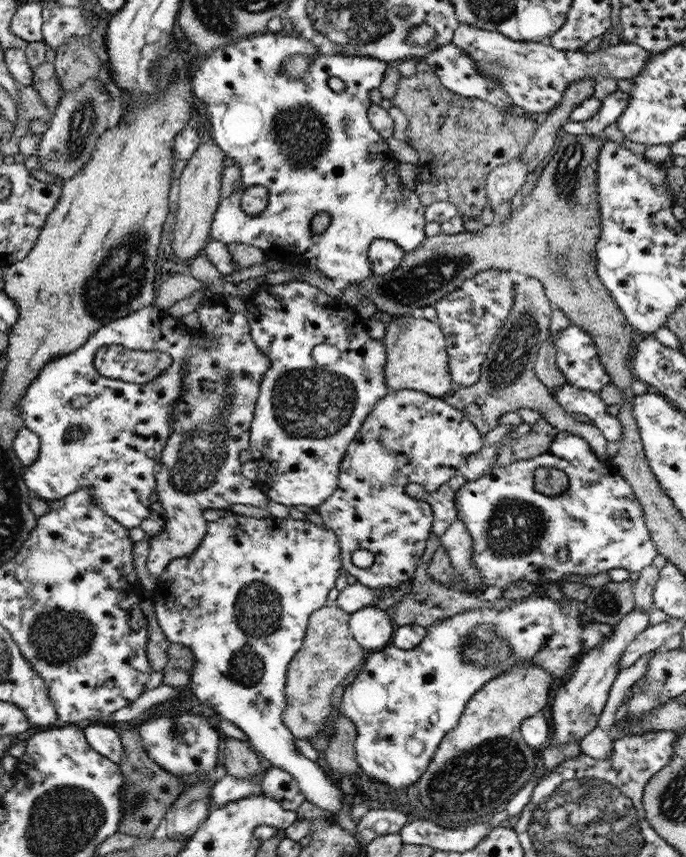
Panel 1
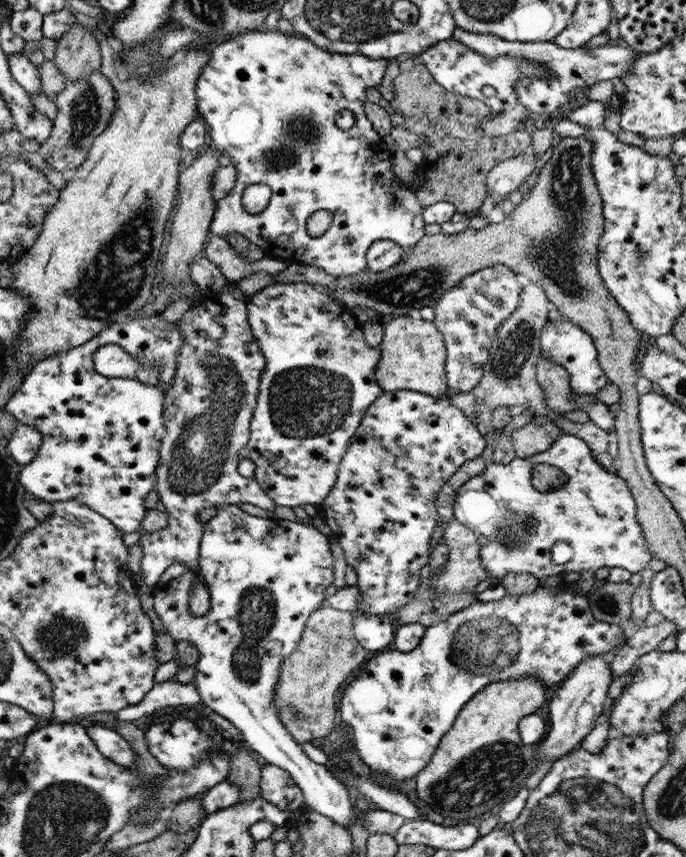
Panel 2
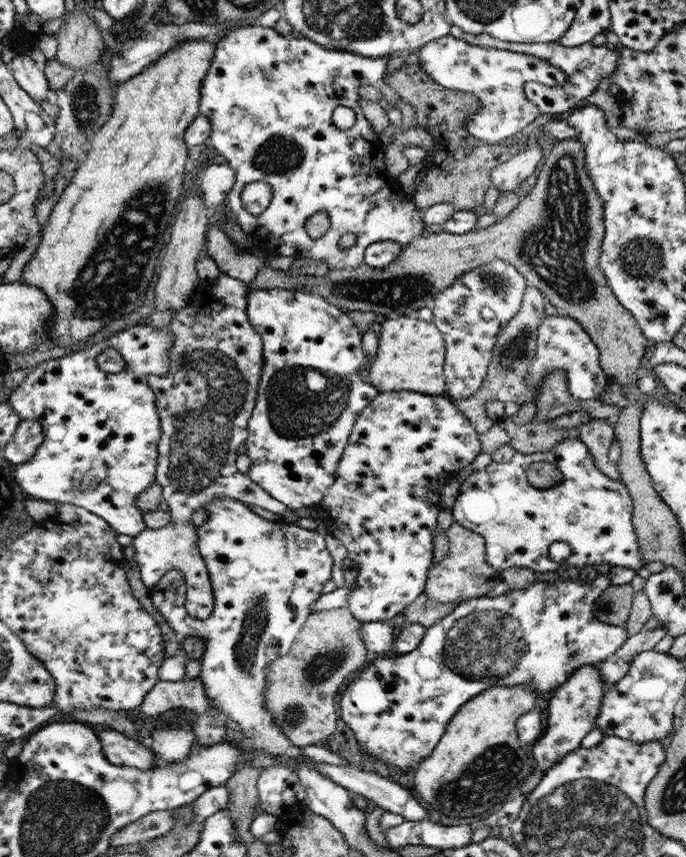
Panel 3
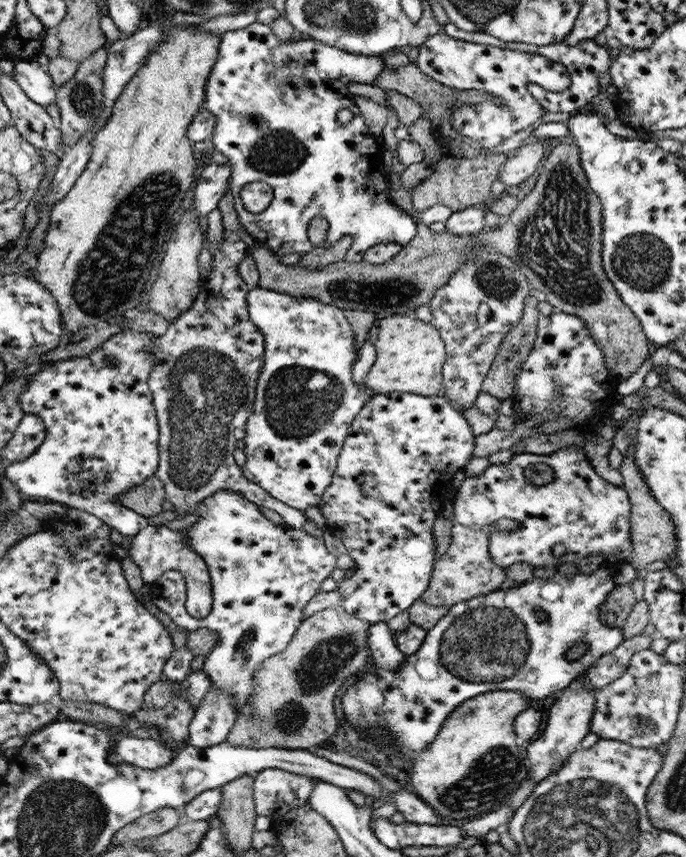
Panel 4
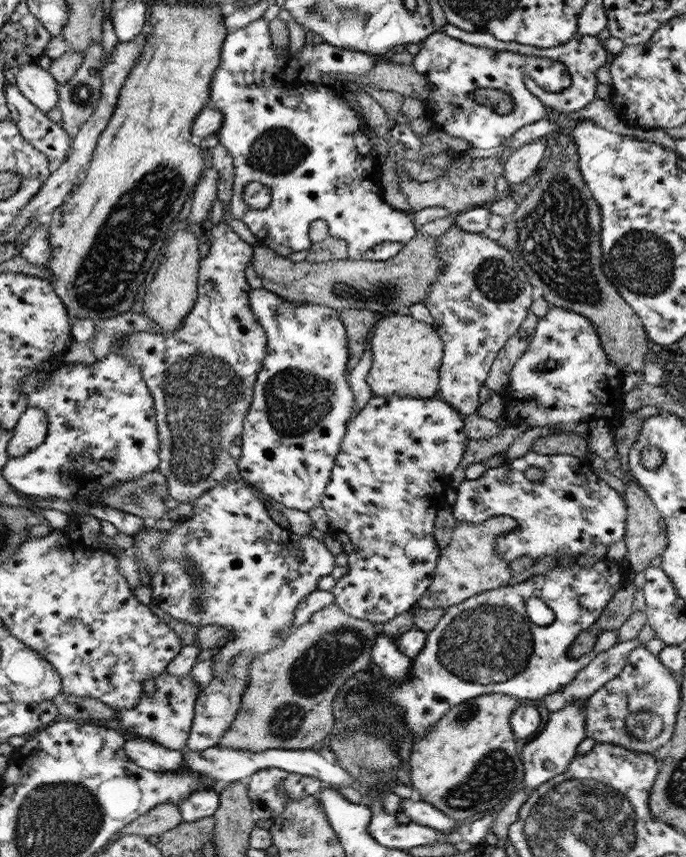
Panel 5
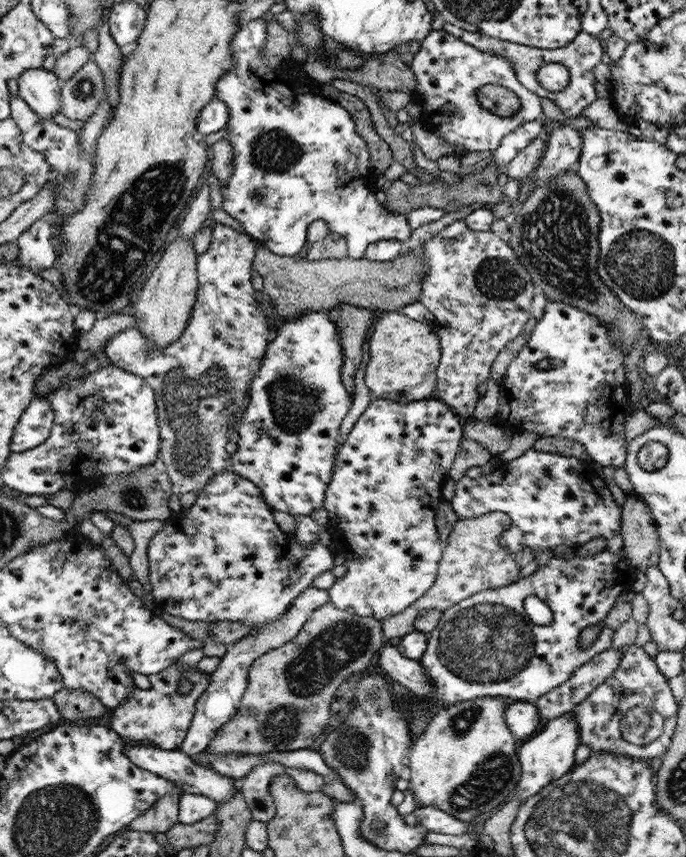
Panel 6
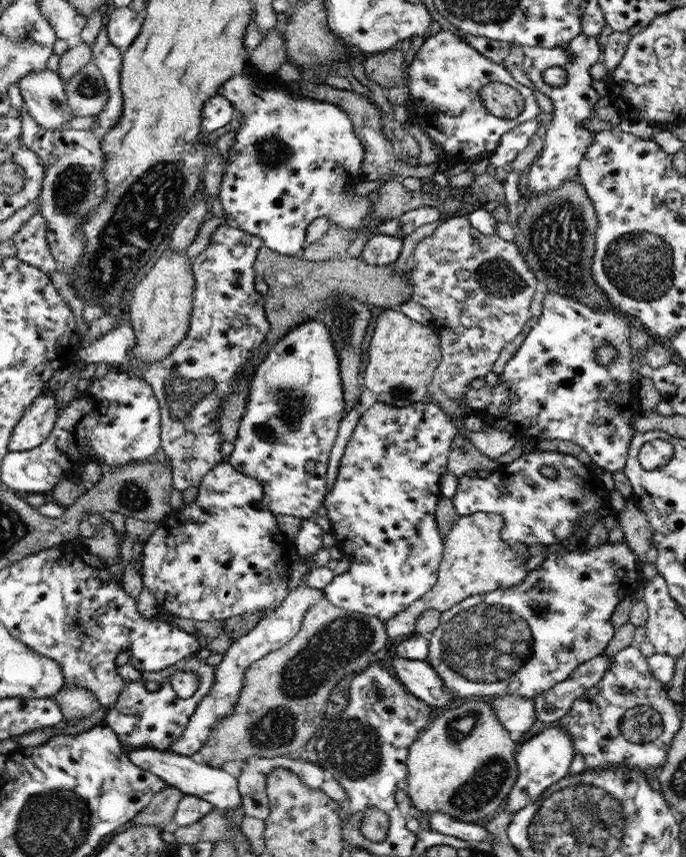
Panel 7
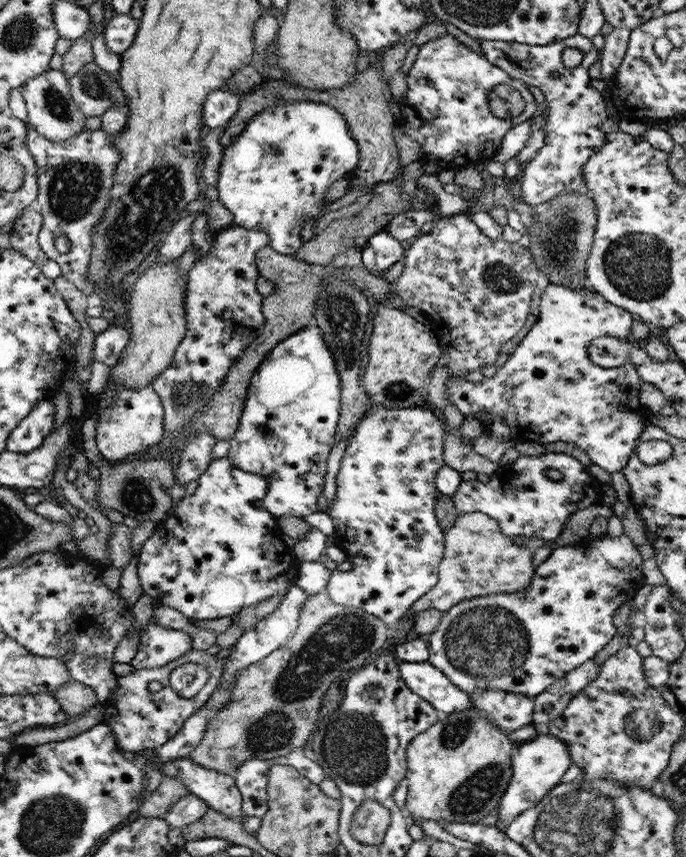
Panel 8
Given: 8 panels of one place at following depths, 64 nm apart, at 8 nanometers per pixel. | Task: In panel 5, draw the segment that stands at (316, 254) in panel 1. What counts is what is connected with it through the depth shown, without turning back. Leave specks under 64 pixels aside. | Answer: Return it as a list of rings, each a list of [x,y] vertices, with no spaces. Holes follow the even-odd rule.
[[[256,19],[250,22],[247,26],[230,31],[226,37],[224,44],[224,60],[221,61],[220,68],[213,76],[212,84],[212,103],[211,106],[218,107],[223,112],[224,122],[216,132],[218,143],[222,143],[228,151],[232,151],[234,178],[232,187],[232,199],[228,203],[228,210],[232,216],[244,223],[248,230],[256,237],[258,245],[271,248],[271,250],[282,257],[290,257],[290,254],[298,253],[302,250],[308,250],[311,246],[309,240],[309,227],[312,222],[316,220],[324,220],[329,227],[329,236],[337,239],[344,239],[348,243],[348,259],[361,260],[374,246],[384,242],[398,242],[408,244],[417,234],[418,228],[413,224],[411,214],[408,212],[395,209],[385,202],[383,199],[384,188],[380,180],[380,158],[373,152],[372,140],[366,134],[361,134],[363,123],[360,118],[360,112],[357,108],[350,106],[344,96],[340,98],[338,94],[332,92],[330,84],[338,84],[335,75],[340,72],[342,74],[360,74],[358,77],[366,75],[366,73],[373,72],[373,64],[376,63],[376,57],[361,53],[355,50],[346,50],[341,47],[332,46],[320,40],[307,41],[301,51],[298,50],[282,50],[277,51],[274,47],[272,34],[269,31],[269,24],[262,19]],[[252,182],[259,182],[268,186],[272,200],[266,209],[256,210],[245,201],[244,192],[248,188],[248,184]]]

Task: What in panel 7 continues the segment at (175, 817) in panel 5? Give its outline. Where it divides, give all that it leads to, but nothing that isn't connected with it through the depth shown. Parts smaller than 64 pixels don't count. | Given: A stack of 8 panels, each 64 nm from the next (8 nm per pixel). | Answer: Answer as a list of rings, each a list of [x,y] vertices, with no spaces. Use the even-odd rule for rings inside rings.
[[[166,783],[165,789],[154,794],[150,804],[137,814],[133,824],[156,825],[162,830],[172,829],[174,816],[177,814],[177,805],[180,804],[185,795],[182,790]]]

